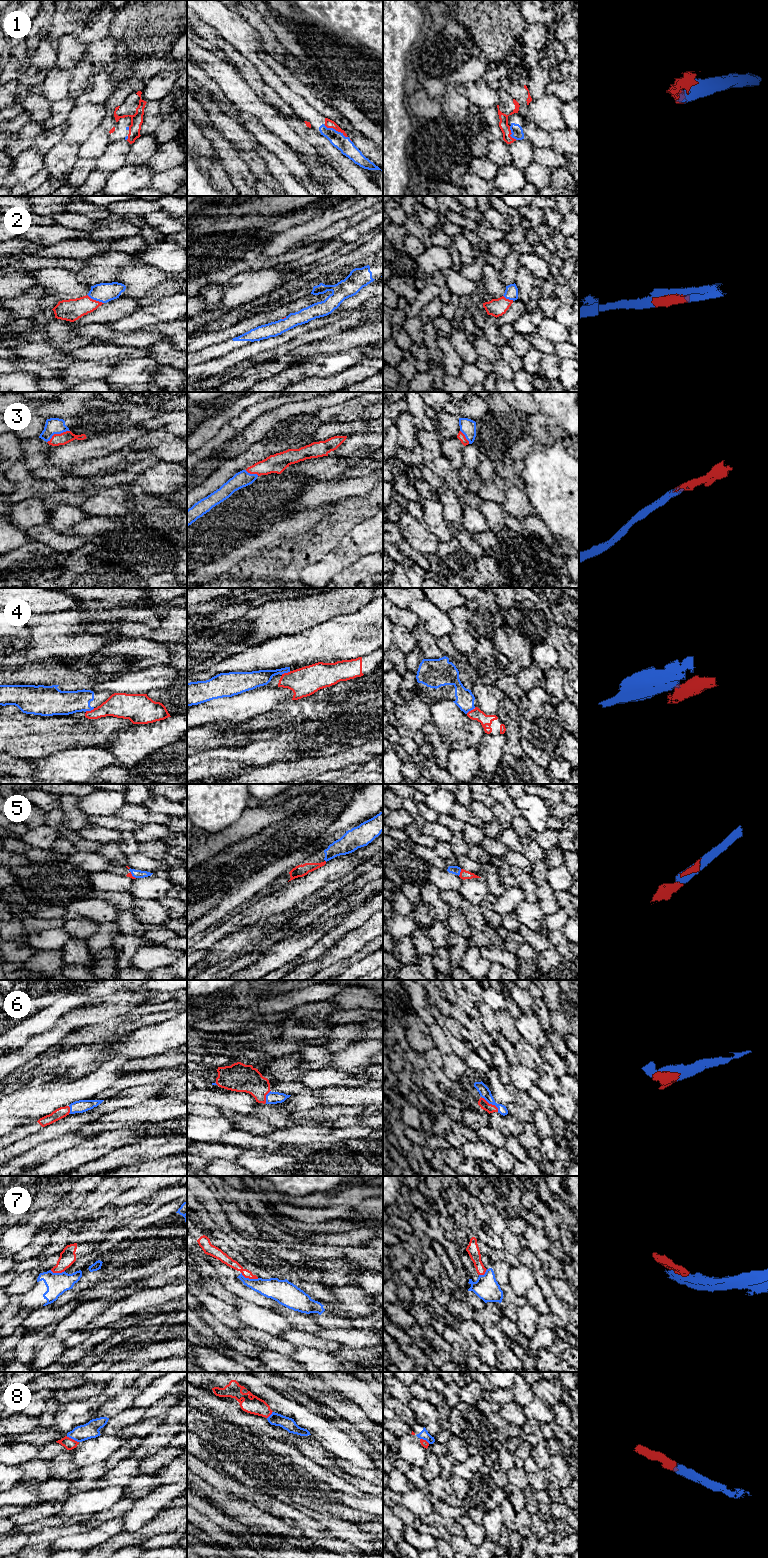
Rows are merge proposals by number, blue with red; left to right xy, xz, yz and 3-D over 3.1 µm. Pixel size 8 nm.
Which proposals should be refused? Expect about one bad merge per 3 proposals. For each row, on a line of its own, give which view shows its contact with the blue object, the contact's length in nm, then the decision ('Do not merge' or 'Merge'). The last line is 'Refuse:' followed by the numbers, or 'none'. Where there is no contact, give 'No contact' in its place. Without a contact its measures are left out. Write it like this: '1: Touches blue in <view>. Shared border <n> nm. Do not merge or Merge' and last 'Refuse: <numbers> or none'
1: Touches blue in xz. Shared border 220 nm. Merge
2: Touches blue in xy. Shared border 150 nm. Merge
3: Touches blue in xy. Shared border 200 nm. Merge
4: Touches blue in xy. Shared border 80 nm. Do not merge
5: Touches blue in yz. Shared border 60 nm. Merge
6: Touches blue in yz. Shared border 190 nm. Merge
7: Touches blue in xz. Shared border 150 nm. Do not merge
8: Touches blue in xy. Shared border 120 nm. Merge
Refuse: 4, 7

